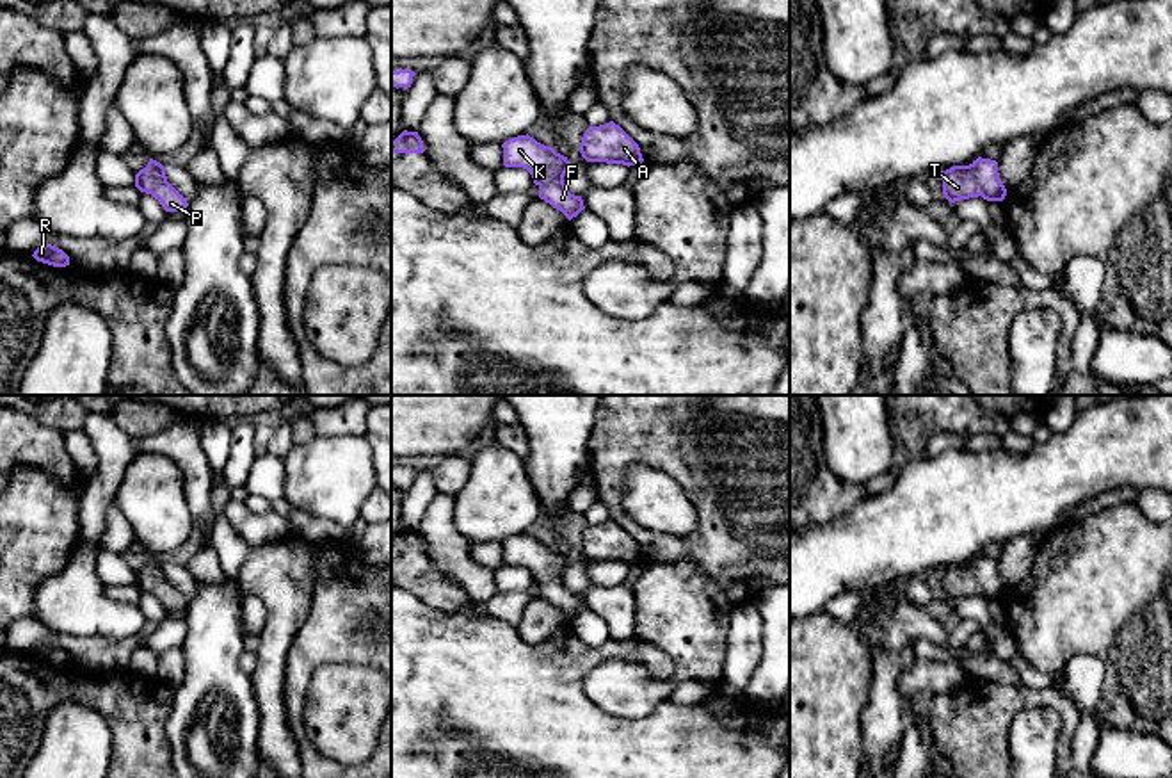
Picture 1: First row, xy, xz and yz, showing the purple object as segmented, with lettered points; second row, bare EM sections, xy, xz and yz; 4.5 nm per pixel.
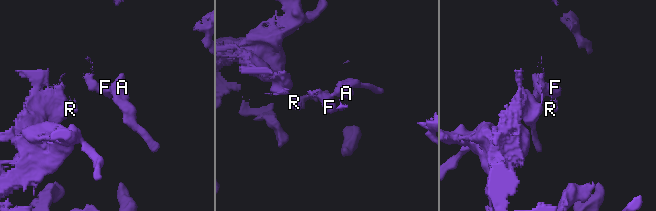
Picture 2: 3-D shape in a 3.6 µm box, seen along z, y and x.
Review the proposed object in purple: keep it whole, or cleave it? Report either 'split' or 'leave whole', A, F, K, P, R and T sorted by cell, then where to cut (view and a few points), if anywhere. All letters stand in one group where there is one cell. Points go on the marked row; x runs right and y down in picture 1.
leave whole | A F K P R T | no cut

